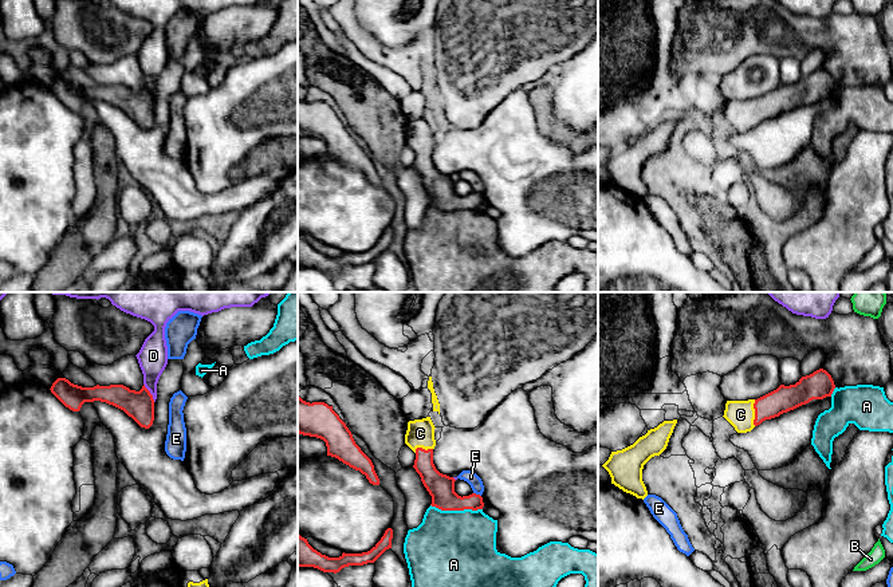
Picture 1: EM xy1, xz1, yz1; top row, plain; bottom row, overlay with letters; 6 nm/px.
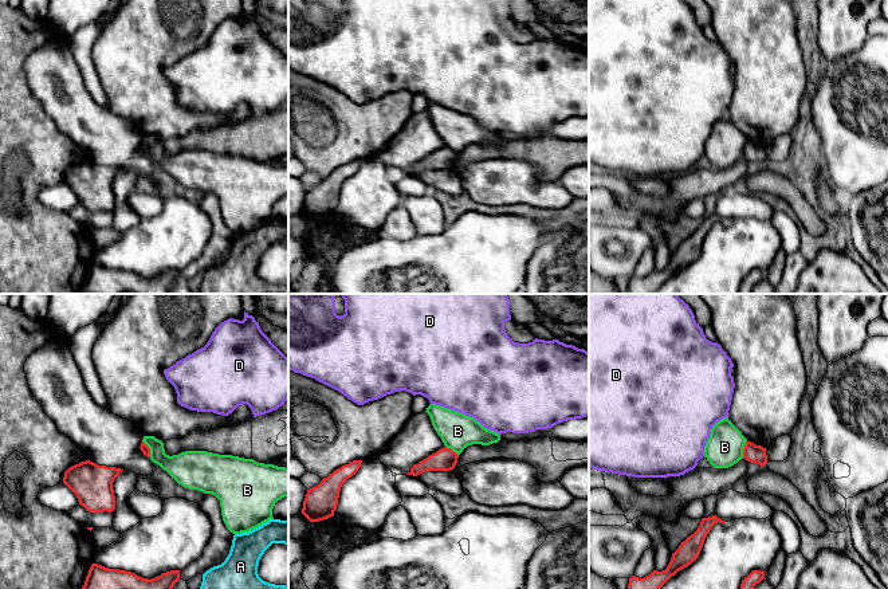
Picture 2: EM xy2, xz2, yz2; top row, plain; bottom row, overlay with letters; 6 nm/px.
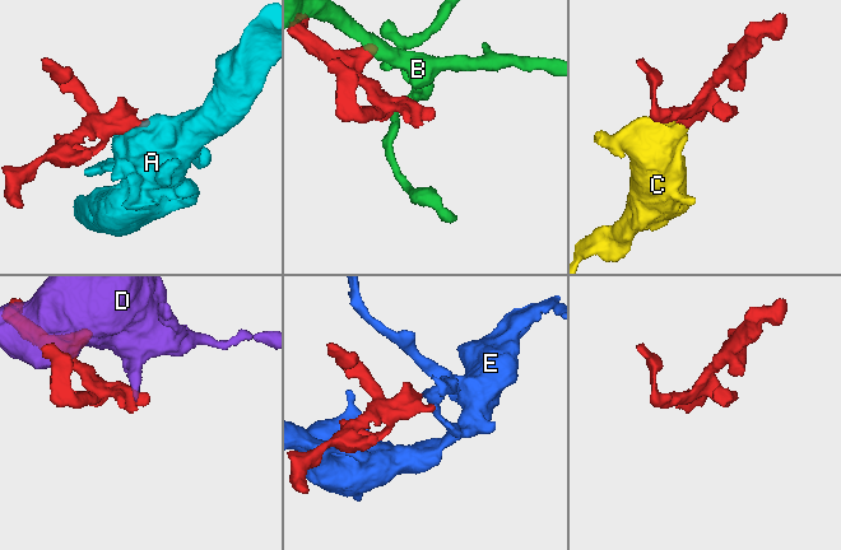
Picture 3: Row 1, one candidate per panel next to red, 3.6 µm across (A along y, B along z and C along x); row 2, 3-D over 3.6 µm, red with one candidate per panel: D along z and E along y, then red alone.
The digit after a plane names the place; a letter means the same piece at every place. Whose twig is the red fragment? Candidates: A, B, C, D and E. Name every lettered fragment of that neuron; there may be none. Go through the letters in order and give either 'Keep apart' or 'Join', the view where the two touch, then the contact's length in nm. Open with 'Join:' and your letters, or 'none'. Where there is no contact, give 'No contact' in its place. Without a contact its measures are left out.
Join: C
A: Keep apart. Touches red in xz1. Shared border 320 nm
B: Keep apart. Touches red in yz2. Shared border 110 nm
C: Join. Touches red in yz1. Shared border 160 nm
D: Keep apart. Touches red in xy1. Shared border 130 nm
E: Keep apart. Touches red in xz1. Shared border 50 nm

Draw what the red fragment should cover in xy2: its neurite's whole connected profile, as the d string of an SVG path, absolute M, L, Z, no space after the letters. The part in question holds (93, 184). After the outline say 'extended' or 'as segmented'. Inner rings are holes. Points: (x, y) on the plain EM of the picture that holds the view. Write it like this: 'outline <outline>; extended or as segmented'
outline M86 160L70 166L64 172L63 182L87 211L111 212L115 208L113 181L122 170Z; as segmented

